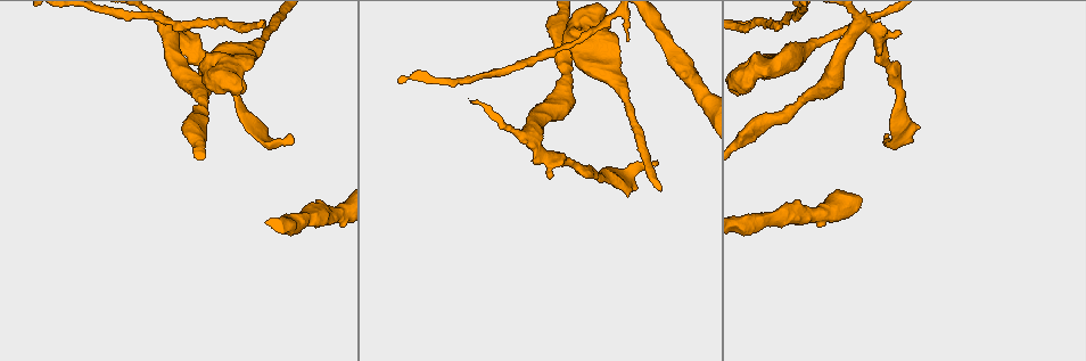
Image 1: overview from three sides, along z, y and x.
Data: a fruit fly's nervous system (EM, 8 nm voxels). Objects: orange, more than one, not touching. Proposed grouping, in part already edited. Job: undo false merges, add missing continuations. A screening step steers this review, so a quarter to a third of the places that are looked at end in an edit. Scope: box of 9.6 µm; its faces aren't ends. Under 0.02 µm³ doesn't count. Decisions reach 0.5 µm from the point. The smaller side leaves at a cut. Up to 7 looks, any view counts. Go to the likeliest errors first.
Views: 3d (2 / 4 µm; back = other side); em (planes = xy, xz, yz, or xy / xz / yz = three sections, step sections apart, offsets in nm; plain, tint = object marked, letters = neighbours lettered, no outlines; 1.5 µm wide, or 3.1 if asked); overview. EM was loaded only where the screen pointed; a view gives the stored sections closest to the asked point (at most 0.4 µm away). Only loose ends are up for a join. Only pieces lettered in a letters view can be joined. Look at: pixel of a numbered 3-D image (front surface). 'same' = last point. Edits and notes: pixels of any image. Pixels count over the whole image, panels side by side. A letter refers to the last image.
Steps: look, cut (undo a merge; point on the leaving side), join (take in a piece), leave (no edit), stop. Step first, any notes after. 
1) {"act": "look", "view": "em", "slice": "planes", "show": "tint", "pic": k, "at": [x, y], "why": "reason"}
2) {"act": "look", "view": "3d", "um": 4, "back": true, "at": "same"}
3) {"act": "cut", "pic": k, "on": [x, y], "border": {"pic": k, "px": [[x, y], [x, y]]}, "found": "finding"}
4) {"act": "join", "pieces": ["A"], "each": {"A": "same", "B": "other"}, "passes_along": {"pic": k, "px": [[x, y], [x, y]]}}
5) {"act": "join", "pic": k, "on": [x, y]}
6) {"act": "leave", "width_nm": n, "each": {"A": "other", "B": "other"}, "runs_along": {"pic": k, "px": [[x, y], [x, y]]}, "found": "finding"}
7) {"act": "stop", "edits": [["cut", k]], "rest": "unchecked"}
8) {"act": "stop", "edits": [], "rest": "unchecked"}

{"act": "look", "view": "em", "slice": "planes", "show": "letters", "pic": 1, "at": [627, 39], "why": "tapers out"}

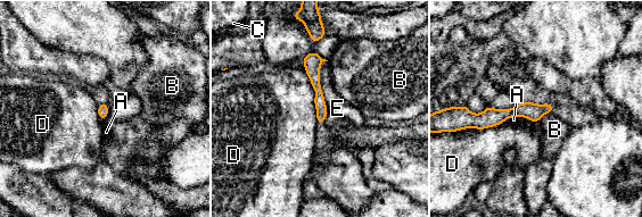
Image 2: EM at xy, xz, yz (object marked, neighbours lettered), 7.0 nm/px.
{"act": "leave", "each": {"A": "other", "B": "other", "C": "other", "D": "other", "E": "other"}, "border": {"pic": 2, "px": [[551, 113], [545, 113], [540, 119]]}, "found": "none of them fits"}

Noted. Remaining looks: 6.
{"act": "look", "view": "3d", "um": 2, "pic": 1, "at": [548, 178], "why": "branch stops here"}

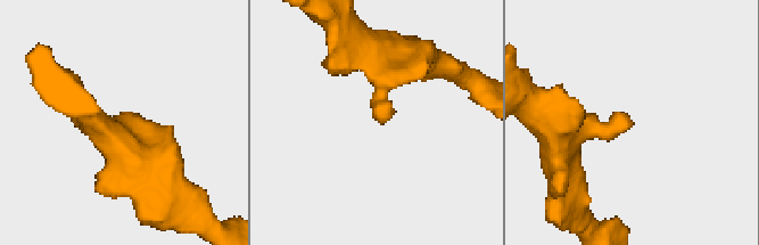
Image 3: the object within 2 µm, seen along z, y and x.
{"act": "look", "view": "em", "slice": "planes", "show": "letters", "pic": 3, "at": [629, 128]}

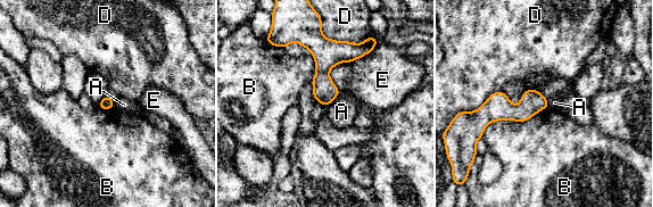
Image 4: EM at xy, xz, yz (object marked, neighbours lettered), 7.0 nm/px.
{"act": "leave", "longest_contact_nm": ["B", 500], "each": {"A": "other", "B": "other", "D": "other", "E": "other"}, "found": "none of them fits"}

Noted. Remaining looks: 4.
{"act": "look", "view": "em", "slice": "xz", "step": 4, "show": "tint", "pic": 1, "at": [754, 52], "why": "an open end"}

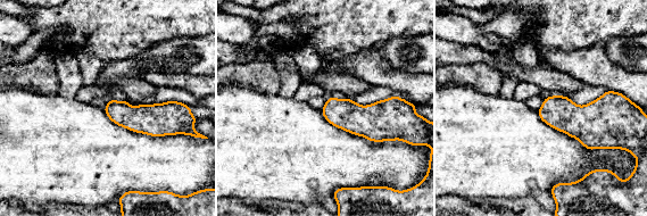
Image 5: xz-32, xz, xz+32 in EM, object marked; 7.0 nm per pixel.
{"act": "look", "view": "em", "slice": "xz", "step": 4, "show": "letters", "at": "same", "why": "what lies round it"}

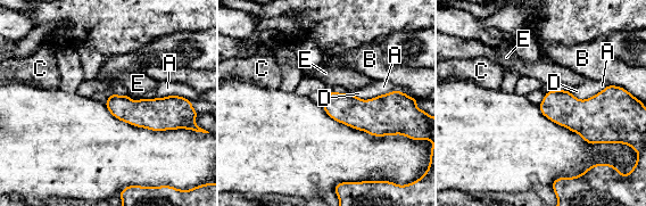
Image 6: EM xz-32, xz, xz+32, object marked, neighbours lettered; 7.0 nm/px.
{"act": "leave", "each": {"A": "other", "B": "other", "C": "other", "D": "other", "E": "other"}, "border": {"pic": 6, "px": [[347, 91], [354, 95]]}, "found": "no lettered piece goes on from it"}

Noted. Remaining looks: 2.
{"act": "stop", "edits": [], "rest": "unchecked"}

